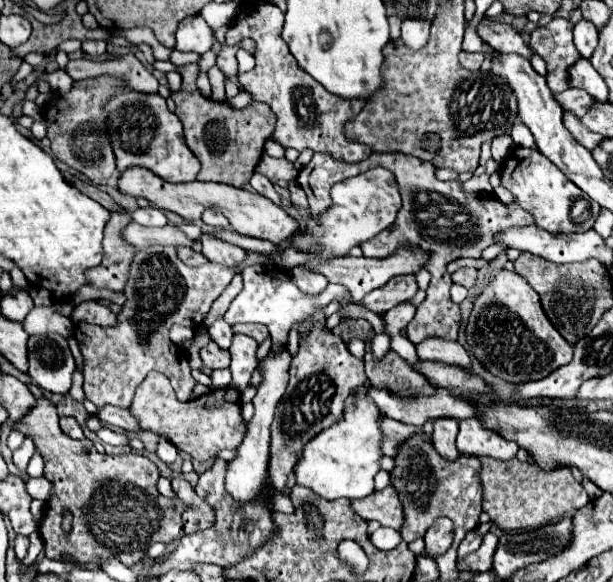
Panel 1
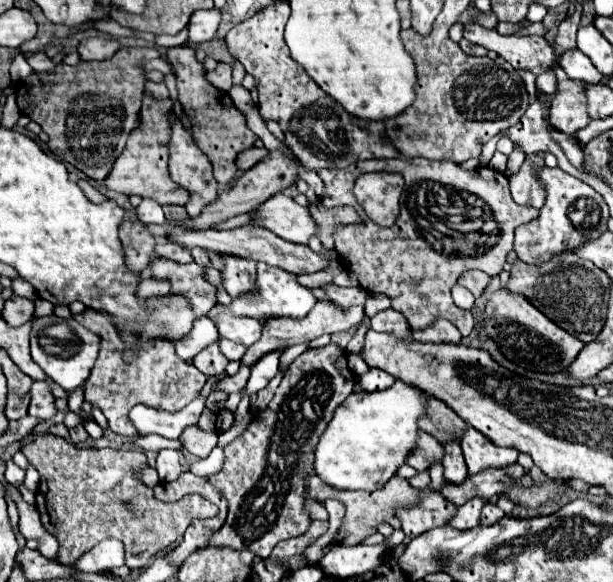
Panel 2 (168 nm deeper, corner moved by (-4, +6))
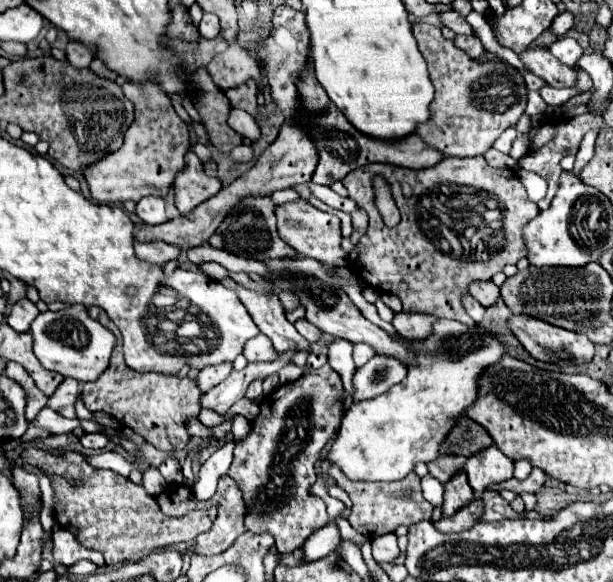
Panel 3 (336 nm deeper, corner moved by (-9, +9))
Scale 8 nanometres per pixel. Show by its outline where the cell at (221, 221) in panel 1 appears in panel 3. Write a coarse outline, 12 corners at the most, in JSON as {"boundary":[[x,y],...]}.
{"boundary":[[196,154],[176,174],[180,214],[216,196],[222,184],[208,178]]}

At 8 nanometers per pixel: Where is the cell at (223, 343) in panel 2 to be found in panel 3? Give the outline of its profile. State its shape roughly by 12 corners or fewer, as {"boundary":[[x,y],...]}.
{"boundary":[[264,334],[248,340],[248,362],[274,362],[278,352]]}

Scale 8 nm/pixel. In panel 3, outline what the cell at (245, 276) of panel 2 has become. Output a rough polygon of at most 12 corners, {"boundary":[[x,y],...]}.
{"boundary":[[236,288],[276,352],[312,352],[274,294]]}

